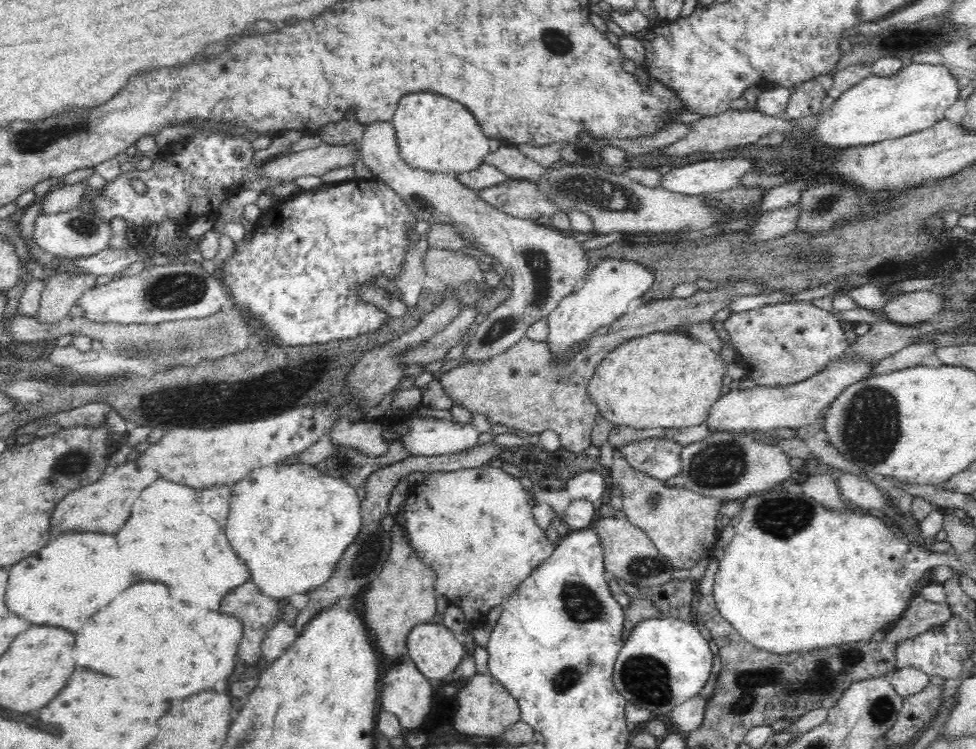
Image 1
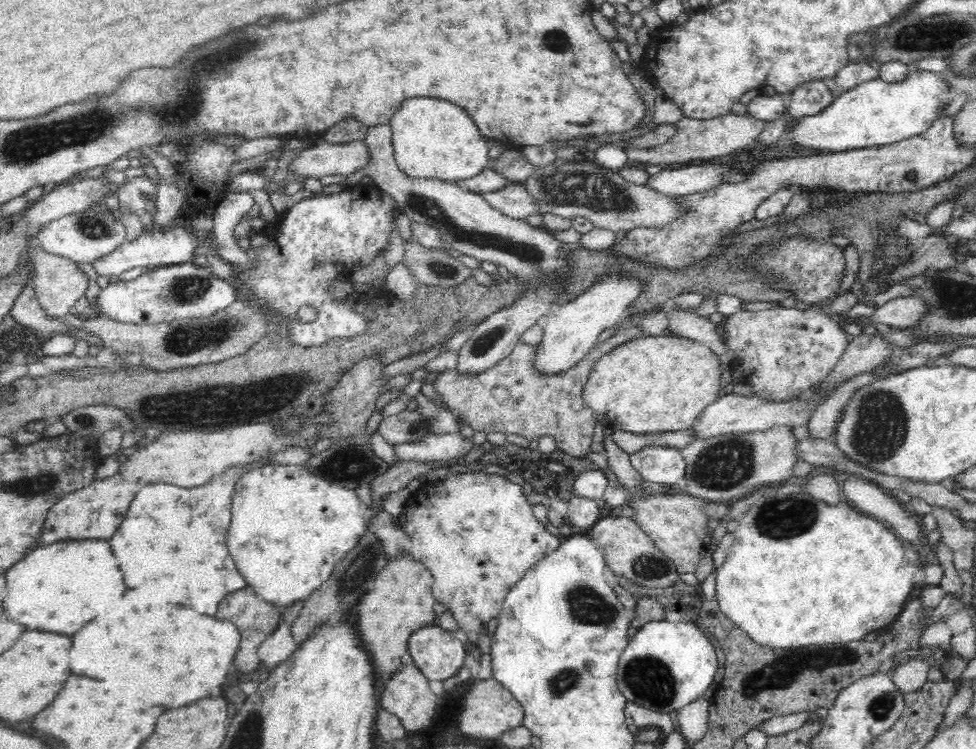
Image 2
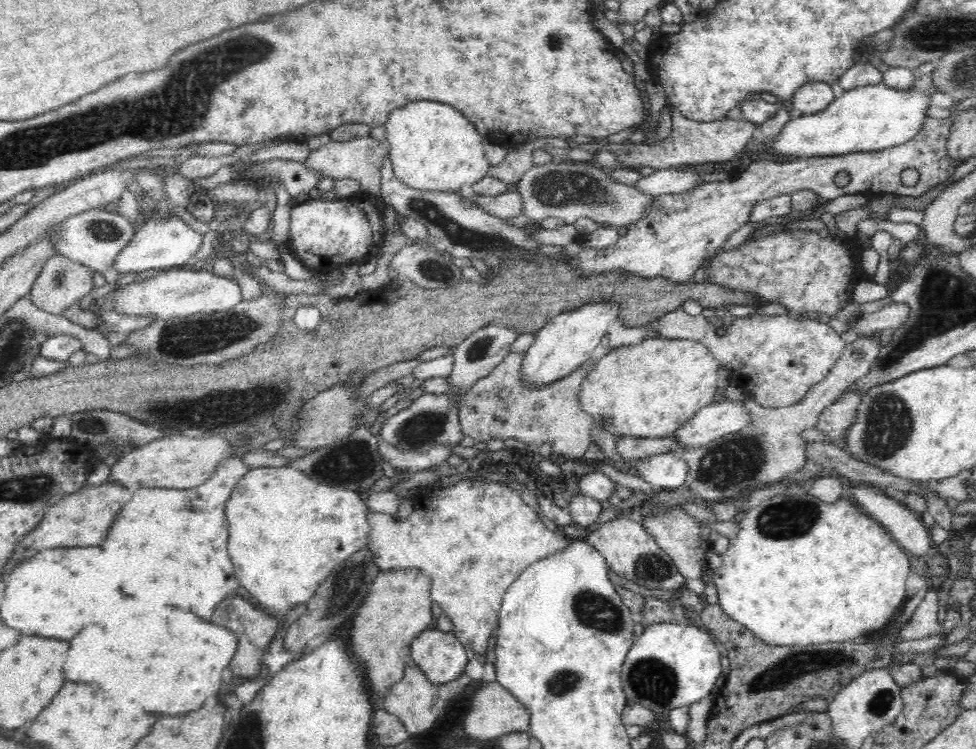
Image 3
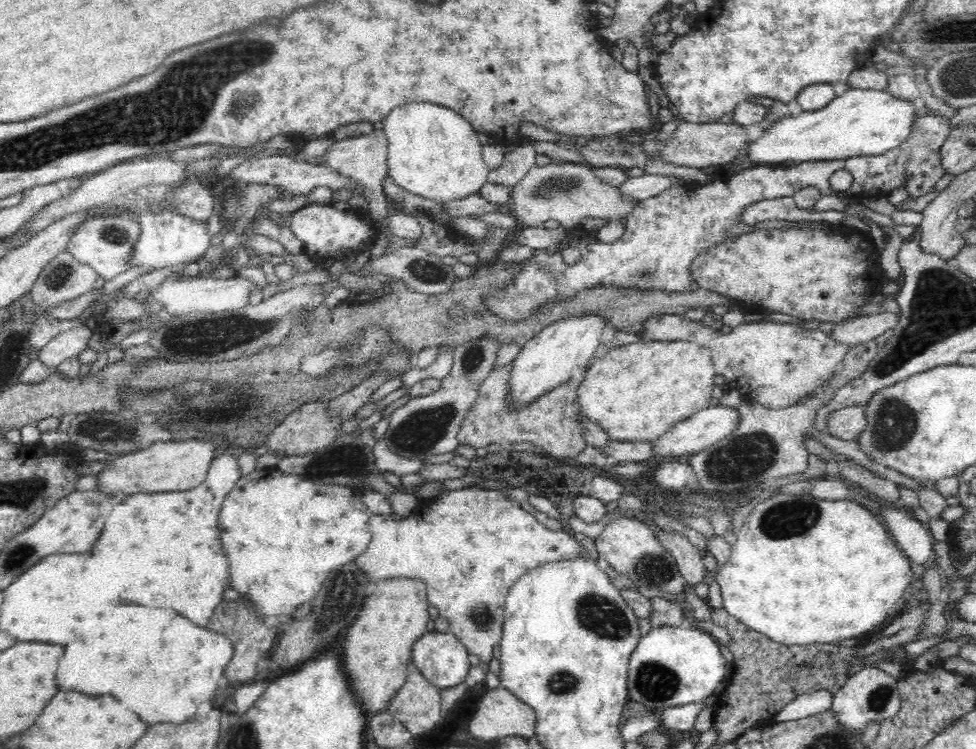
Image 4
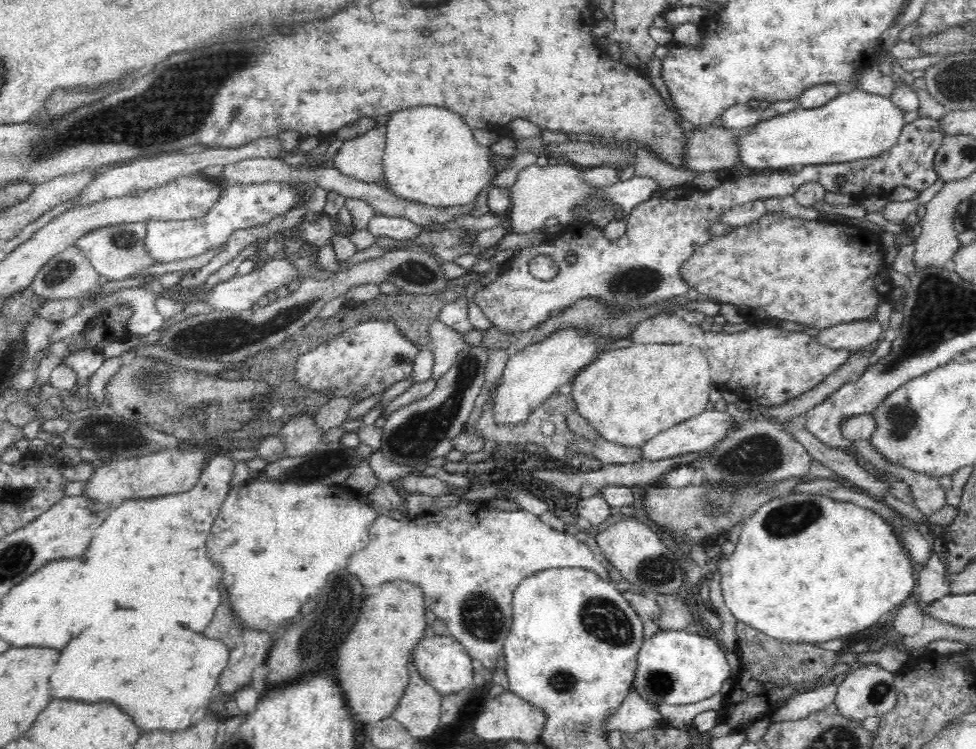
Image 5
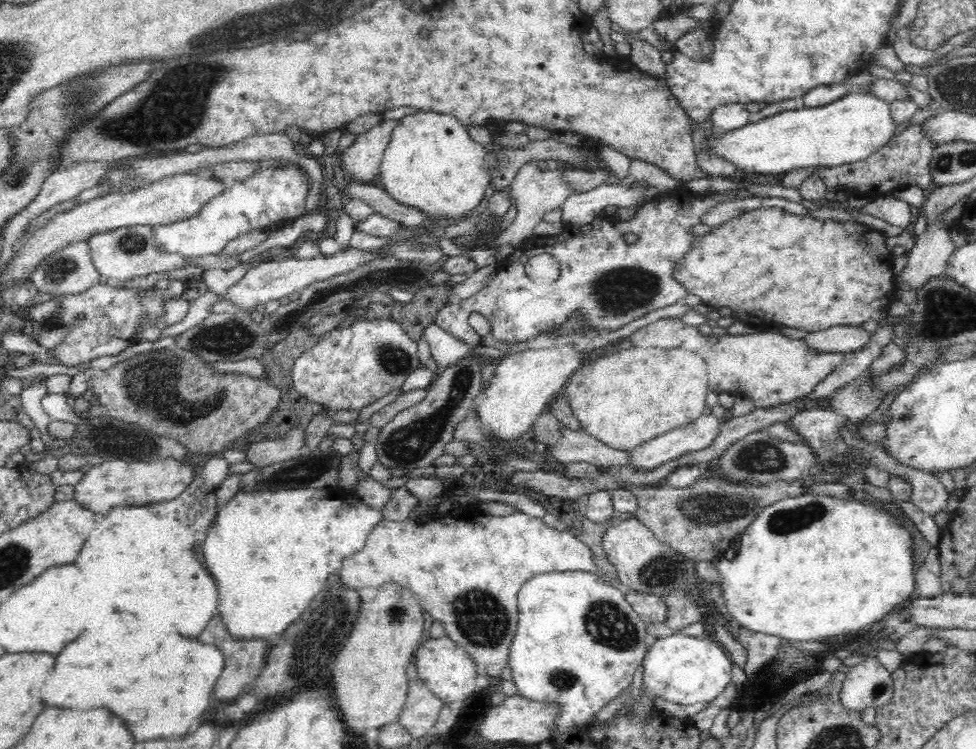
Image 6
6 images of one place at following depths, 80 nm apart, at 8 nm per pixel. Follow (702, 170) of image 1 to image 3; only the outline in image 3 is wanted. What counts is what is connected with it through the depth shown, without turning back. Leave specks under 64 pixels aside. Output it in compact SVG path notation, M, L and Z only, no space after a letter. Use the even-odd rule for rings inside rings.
M670 167L655 170L652 174L641 177L636 184L632 185L638 188L640 193L656 197L694 190L696 186L700 186L700 176L702 173L695 168Z

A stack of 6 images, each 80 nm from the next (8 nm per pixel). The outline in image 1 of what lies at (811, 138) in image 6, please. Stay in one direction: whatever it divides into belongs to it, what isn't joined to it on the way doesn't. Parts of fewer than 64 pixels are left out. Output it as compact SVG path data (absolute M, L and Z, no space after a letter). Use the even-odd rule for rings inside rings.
M912 59L912 62L905 63L903 70L896 76L879 77L872 74L843 92L836 100L832 112L822 116L820 124L814 130L814 136L826 144L842 146L842 148L874 145L882 141L906 137L930 128L948 116L951 107L959 100L958 96L960 96L960 83L948 68L942 67L942 65L914 63L914 59Z

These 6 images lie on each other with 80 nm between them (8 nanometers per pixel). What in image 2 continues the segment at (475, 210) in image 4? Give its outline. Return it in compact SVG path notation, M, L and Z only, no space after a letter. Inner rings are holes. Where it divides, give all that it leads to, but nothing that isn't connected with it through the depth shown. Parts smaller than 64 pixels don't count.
M509 182L504 188L483 194L486 202L513 219L525 219L532 214L538 214L538 203L528 193L524 183Z

